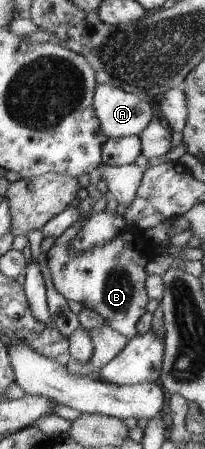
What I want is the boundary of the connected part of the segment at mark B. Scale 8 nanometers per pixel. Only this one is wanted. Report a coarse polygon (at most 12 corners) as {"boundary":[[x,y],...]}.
{"boundary":[[75,220],[44,254],[68,301],[131,339],[149,300],[145,229],[75,253]]}

